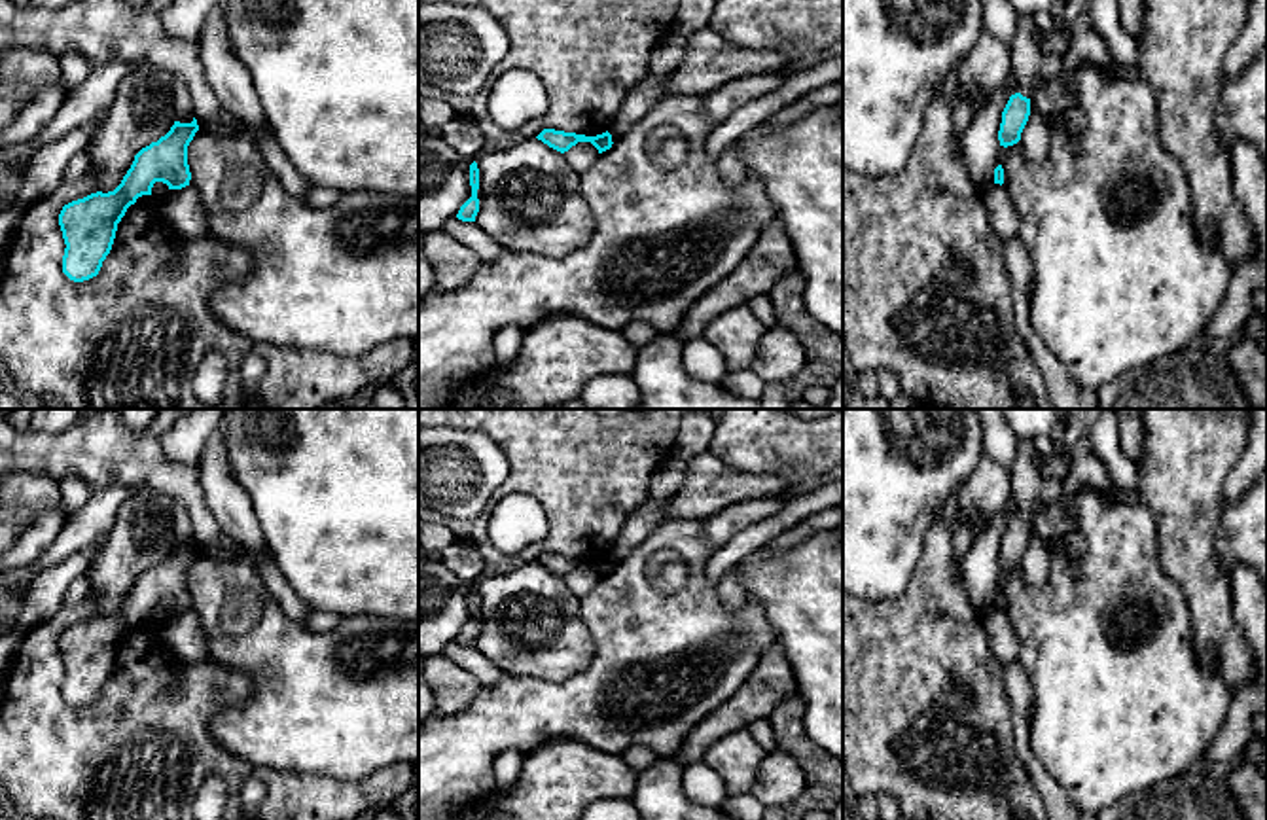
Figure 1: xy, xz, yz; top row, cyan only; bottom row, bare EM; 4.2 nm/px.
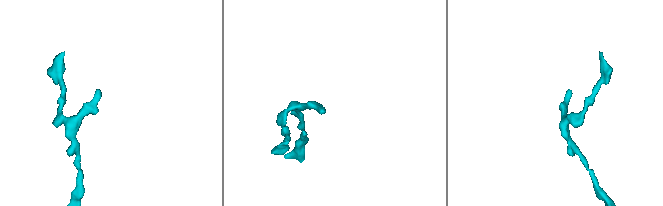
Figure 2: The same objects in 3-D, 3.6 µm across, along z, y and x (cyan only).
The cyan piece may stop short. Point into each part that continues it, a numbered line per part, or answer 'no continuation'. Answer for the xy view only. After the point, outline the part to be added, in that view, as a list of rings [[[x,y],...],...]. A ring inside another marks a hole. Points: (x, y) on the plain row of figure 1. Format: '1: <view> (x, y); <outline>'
no continuation

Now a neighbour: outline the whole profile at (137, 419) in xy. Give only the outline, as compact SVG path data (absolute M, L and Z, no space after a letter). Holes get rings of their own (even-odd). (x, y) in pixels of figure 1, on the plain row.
M114 409L123 424L131 426L133 430L144 430L152 420L157 409Z

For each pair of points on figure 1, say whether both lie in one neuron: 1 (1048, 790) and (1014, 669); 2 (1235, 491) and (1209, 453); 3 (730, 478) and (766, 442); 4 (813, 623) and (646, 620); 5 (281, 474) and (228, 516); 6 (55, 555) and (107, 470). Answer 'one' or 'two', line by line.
1: one
2: two
3: two
4: two
5: two
6: two

